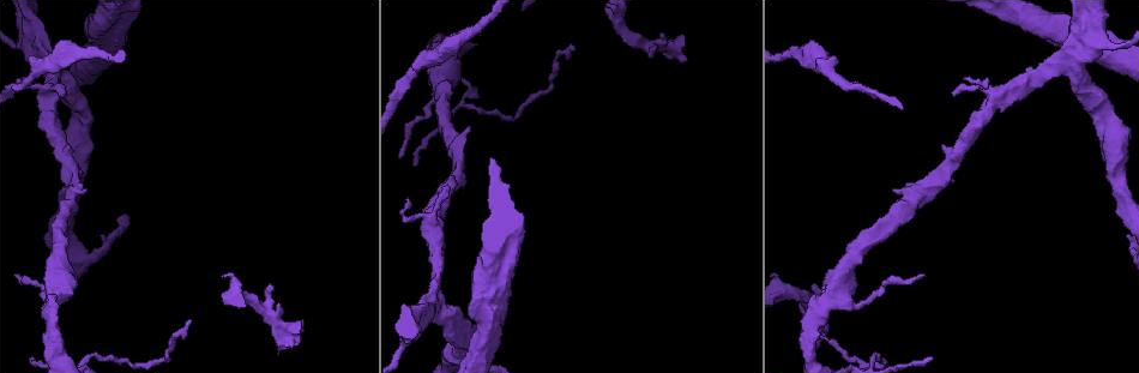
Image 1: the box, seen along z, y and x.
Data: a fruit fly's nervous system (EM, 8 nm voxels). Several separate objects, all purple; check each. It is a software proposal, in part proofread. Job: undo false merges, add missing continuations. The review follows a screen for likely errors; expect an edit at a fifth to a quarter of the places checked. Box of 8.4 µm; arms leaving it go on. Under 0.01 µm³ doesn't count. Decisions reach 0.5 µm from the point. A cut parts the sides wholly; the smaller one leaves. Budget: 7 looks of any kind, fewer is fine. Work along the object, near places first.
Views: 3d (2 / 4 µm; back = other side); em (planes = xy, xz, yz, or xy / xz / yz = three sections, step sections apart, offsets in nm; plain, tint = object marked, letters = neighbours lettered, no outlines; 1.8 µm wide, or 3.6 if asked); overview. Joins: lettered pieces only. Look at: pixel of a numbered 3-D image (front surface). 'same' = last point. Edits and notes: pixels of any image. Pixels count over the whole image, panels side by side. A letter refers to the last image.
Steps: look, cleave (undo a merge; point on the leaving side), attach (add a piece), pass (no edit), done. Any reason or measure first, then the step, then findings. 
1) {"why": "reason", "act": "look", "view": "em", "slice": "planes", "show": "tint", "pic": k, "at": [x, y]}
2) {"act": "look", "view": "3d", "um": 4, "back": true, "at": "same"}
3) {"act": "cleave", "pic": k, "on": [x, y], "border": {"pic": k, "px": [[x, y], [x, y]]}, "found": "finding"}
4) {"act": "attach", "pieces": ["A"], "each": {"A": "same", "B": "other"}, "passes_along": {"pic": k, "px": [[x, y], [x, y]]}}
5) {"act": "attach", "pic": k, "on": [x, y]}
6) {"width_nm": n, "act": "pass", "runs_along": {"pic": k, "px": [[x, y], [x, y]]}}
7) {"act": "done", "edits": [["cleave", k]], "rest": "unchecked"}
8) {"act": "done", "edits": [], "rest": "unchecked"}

{"why": "calibre changes", "act": "look", "view": "em", "slice": "planes", "show": "letters", "pic": 1, "at": [822, 65]}

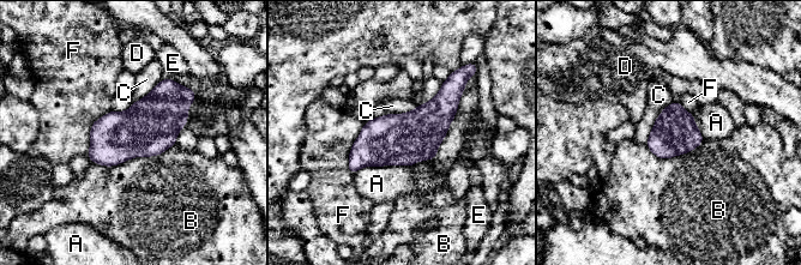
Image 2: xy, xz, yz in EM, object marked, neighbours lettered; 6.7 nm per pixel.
{"act": "pass", "each": {"A": "other", "B": "other", "C": "other", "D": "other", "E": "other", "F": "other"}, "found": "all the same neuron"}

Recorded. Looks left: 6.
{"why": "branch stops here", "act": "look", "view": "3d", "um": 2, "pic": 1, "at": [472, 329]}

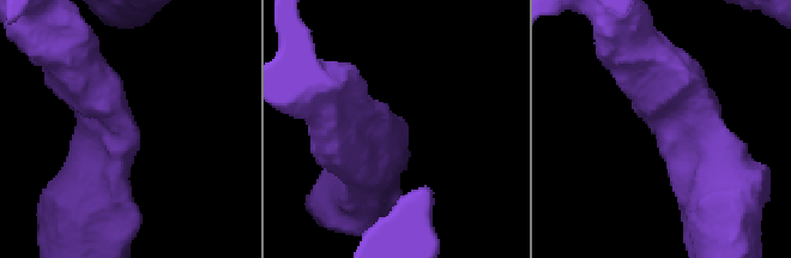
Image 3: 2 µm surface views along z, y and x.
{"act": "look", "view": "em", "slice": "planes", "show": "letters", "pic": 3, "at": [669, 152]}

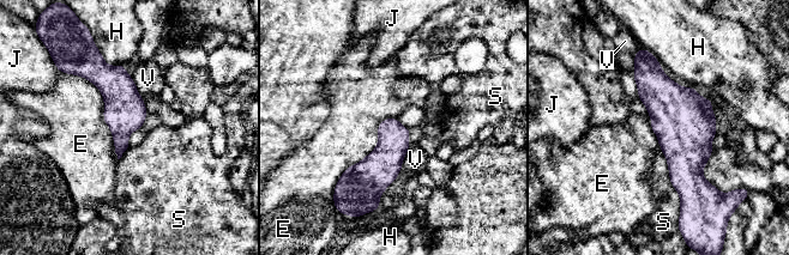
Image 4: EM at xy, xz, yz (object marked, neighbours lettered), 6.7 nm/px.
{"act": "pass", "each": {"E": "other", "H": "other", "J": "other", "S": "other", "V": "other"}, "border": {"pic": 4, "px": [[64, 72], [100, 91], [118, 159]]}, "found": "none of them fits"}

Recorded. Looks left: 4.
{"why": "three arms meet", "act": "look", "view": "em", "um": 3.6, "slice": "planes", "show": "tint", "pic": 1, "at": [842, 298]}

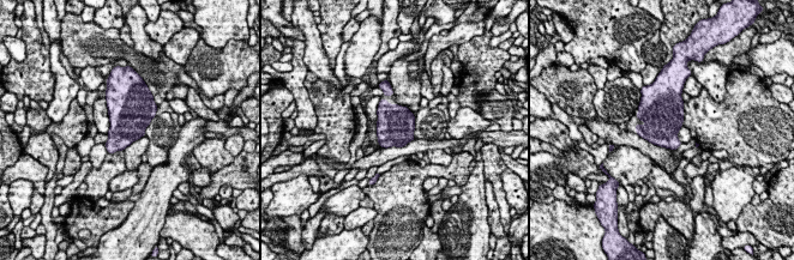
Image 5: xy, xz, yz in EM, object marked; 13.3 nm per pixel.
{"act": "look", "view": "em", "um": 3.6, "slice": "planes", "show": "letters", "at": "same"}

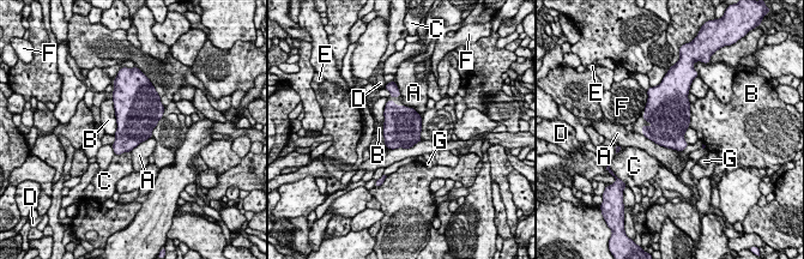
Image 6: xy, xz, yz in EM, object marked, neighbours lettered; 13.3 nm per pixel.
{"act": "pass", "each": {"A": "other", "B": "other", "C": "other", "D": "other", "E": "other", "F": "other", "G": "other"}, "border": {"pic": 6, "px": [[644, 134], [660, 145], [682, 151]]}, "found": "continuous, no second neuron"}

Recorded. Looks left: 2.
{"act": "done", "edits": [], "rest": "unchecked"}

